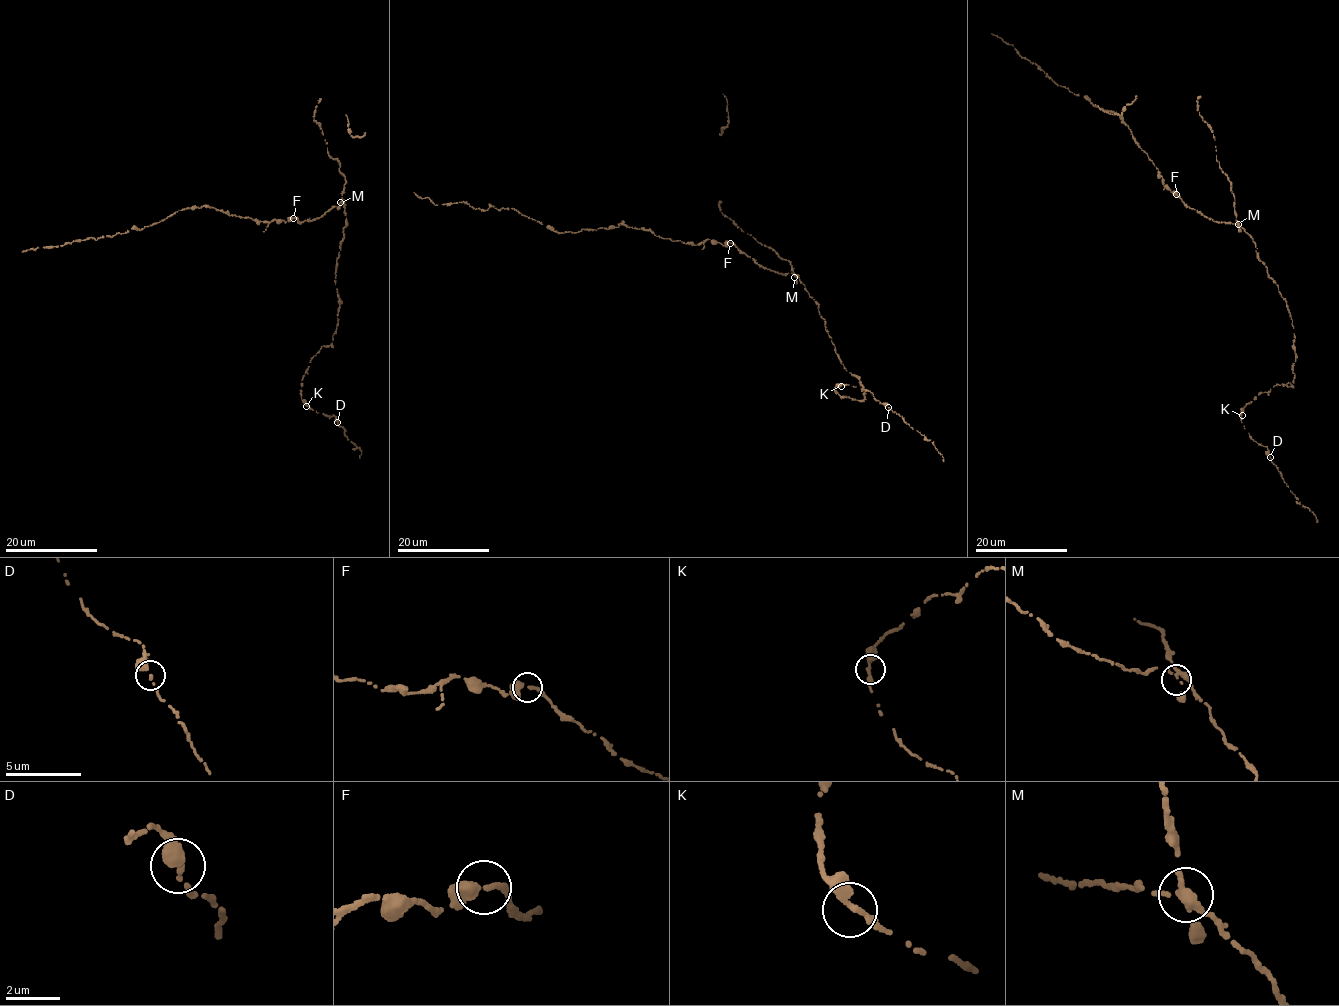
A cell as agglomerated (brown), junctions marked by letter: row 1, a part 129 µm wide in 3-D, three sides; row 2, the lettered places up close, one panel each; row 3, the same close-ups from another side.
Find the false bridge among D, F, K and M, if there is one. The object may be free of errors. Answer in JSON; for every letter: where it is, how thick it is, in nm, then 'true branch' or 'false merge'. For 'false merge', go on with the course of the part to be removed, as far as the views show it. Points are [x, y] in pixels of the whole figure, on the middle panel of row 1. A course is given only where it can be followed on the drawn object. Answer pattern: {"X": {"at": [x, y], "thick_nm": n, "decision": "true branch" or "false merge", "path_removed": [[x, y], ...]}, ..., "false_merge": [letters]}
{"D": {"at": [888, 407], "thick_nm": 260, "decision": "true branch"}, "F": {"at": [730, 243], "thick_nm": 280, "decision": "true branch"}, "K": {"at": [841, 386], "thick_nm": 280, "decision": "true branch"}, "M": {"at": [794, 277], "thick_nm": 260, "decision": "true branch"}, "false_merge": []}

